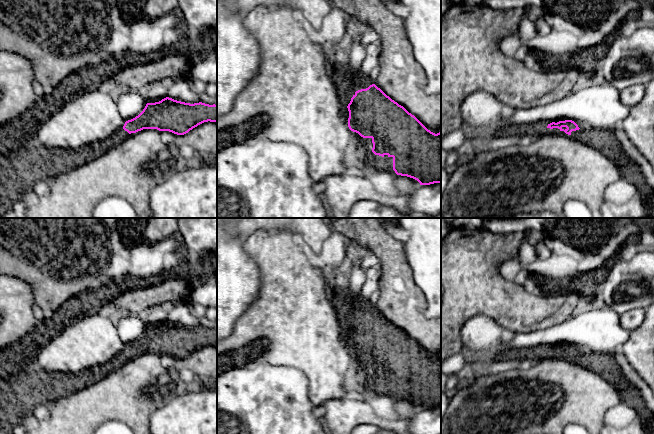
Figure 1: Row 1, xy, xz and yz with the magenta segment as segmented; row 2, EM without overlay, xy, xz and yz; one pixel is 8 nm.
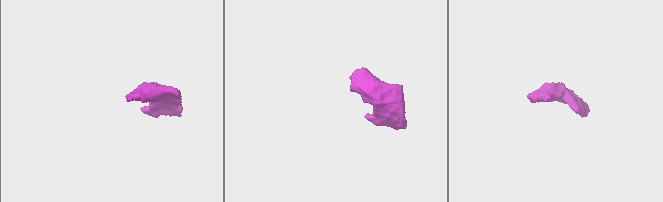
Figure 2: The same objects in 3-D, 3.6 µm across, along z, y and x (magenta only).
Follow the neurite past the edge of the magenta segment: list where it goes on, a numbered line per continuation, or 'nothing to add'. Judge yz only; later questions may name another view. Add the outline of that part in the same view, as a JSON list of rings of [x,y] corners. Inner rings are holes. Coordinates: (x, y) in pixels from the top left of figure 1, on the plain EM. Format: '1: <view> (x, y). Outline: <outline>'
1: yz (555, 354). Outline: [[[545,351],[541,354],[539,354],[538,358],[543,358],[543,357],[546,357],[546,356],[559,357],[560,353],[558,353],[558,352],[550,353],[550,352]]]

